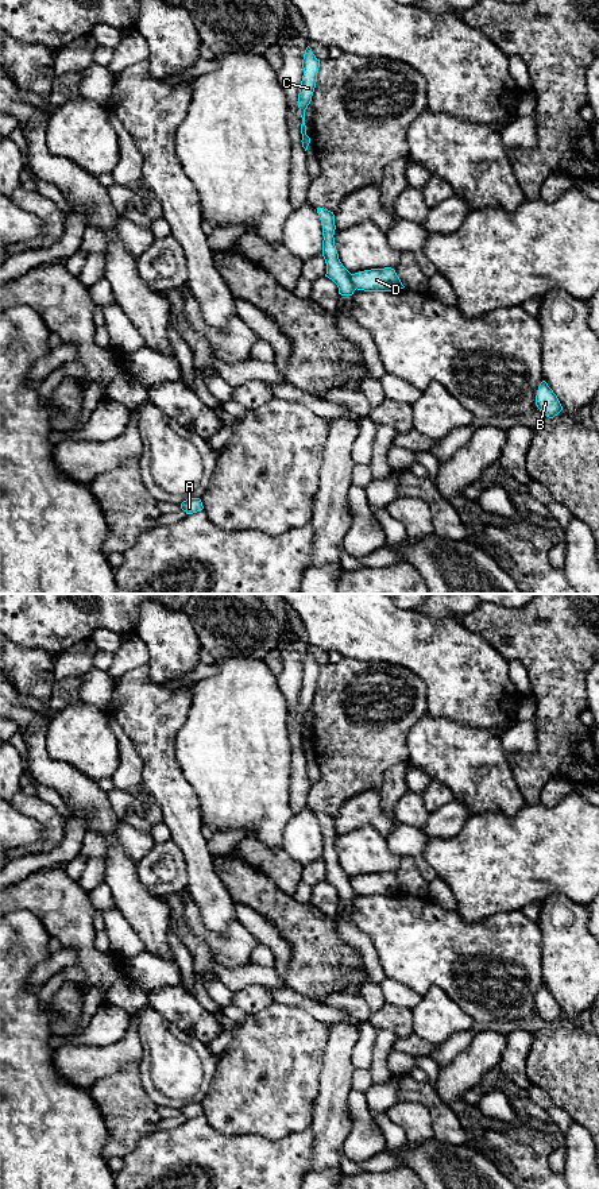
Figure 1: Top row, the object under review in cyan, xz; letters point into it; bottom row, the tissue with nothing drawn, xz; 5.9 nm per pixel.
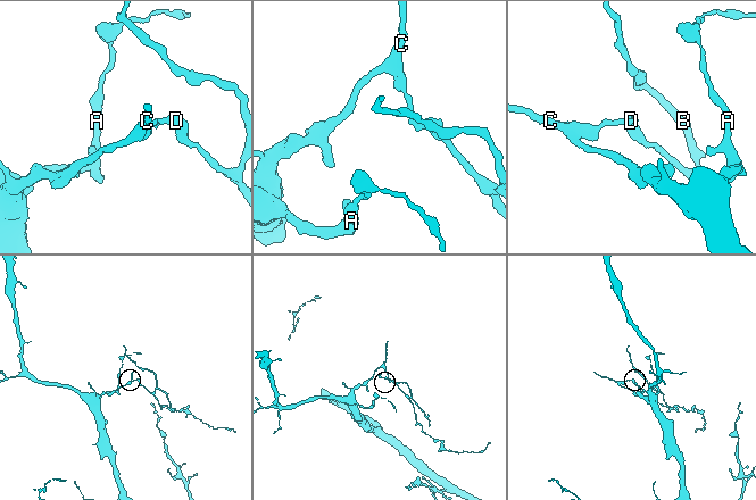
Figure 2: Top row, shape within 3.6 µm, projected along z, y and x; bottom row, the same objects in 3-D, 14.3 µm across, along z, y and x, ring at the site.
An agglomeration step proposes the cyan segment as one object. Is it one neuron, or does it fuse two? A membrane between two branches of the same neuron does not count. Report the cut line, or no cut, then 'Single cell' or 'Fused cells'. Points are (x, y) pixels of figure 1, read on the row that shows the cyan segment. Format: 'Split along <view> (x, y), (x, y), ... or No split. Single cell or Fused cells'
Split along xz (351, 274), (351, 282), (355, 289). Fused cells

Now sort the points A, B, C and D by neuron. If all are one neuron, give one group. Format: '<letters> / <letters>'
A C / B D

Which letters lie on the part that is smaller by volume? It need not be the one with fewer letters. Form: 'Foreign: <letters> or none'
Foreign: B, D

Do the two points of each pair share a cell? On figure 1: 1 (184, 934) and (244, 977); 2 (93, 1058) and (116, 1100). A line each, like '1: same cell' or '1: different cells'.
1: same cell
2: different cells

